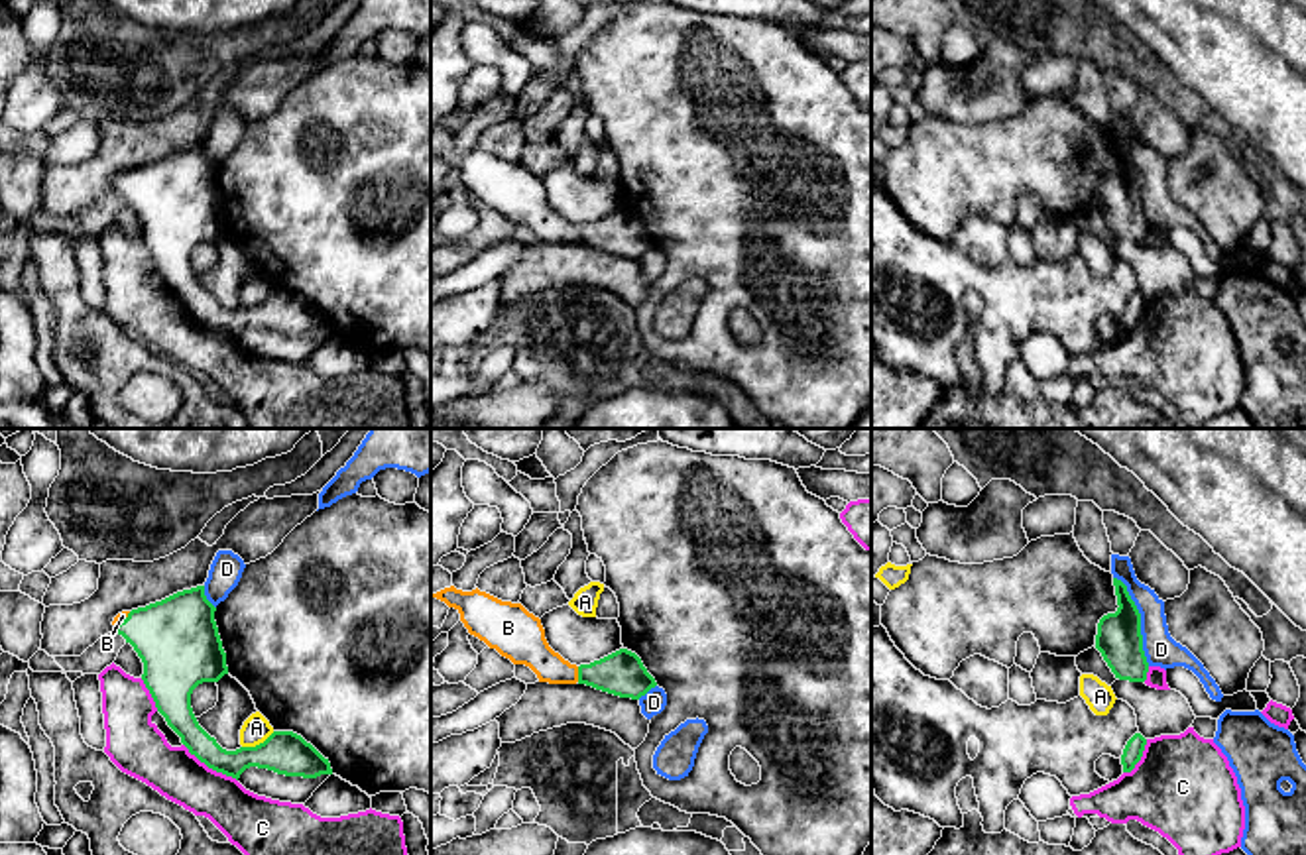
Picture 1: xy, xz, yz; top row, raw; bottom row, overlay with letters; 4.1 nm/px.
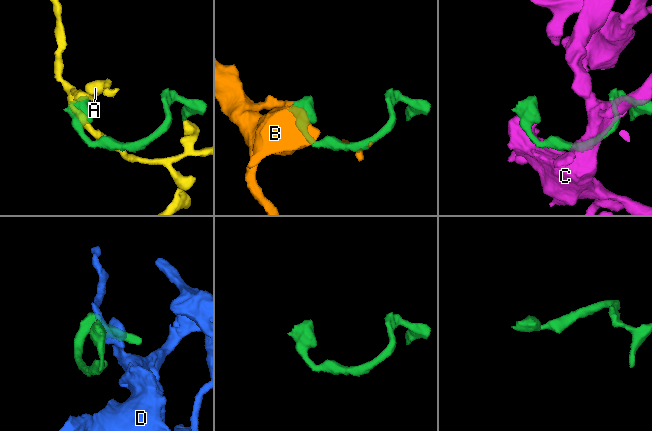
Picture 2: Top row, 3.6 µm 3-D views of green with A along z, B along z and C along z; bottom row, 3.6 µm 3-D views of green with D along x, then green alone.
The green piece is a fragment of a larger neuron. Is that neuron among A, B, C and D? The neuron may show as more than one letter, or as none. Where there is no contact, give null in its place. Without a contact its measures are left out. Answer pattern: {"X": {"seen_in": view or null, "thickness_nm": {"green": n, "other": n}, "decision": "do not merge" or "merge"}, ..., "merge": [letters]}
{"A": {"seen_in": "xy", "thickness_nm": {"green": 180, "other": 110}, "decision": "do not merge"}, "B": {"seen_in": "xz", "thickness_nm": {"green": 190, "other": 160}, "decision": "merge"}, "C": {"seen_in": "xy", "thickness_nm": {"green": 120, "other": 220}, "decision": "do not merge"}, "D": {"seen_in": "yz", "thickness_nm": {"green": 190, "other": 140}, "decision": "do not merge"}, "merge": ["B"]}

